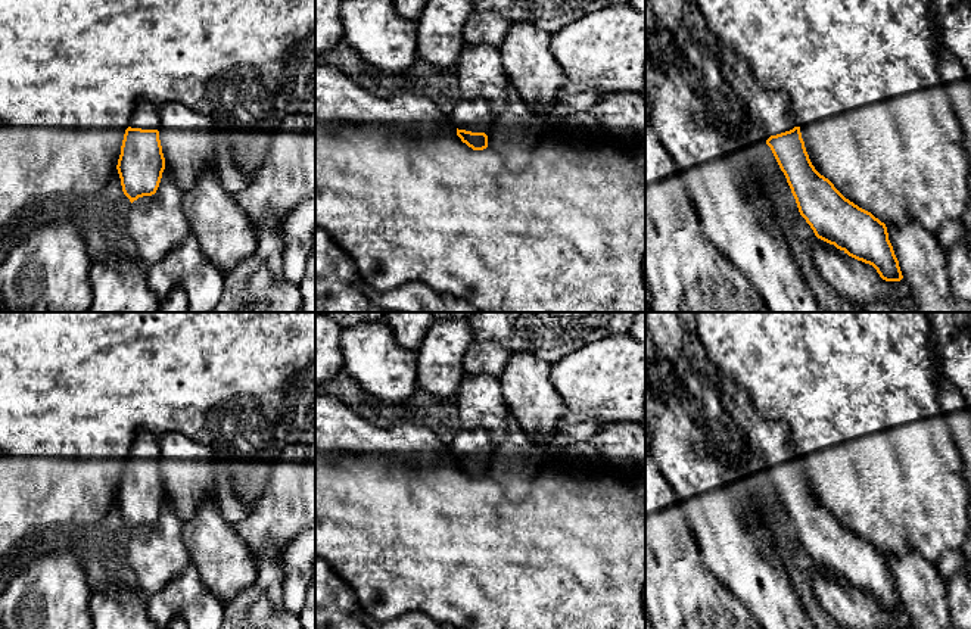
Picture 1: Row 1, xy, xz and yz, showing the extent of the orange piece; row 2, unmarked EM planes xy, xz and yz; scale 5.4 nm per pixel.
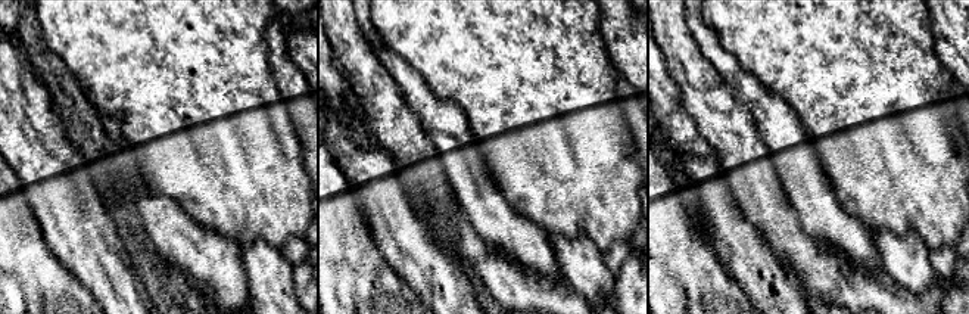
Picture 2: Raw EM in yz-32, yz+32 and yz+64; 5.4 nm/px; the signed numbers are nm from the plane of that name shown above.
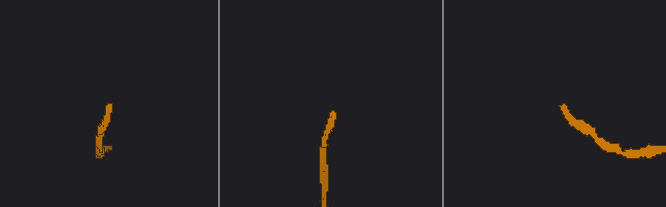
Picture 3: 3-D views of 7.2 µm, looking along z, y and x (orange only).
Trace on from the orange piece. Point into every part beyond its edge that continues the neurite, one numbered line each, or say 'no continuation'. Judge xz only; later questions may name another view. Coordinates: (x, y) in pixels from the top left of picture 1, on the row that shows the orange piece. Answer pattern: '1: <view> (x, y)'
1: xz (476, 115)

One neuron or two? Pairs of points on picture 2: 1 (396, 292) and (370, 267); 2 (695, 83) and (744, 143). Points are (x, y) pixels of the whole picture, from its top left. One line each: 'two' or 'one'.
1: one
2: one

